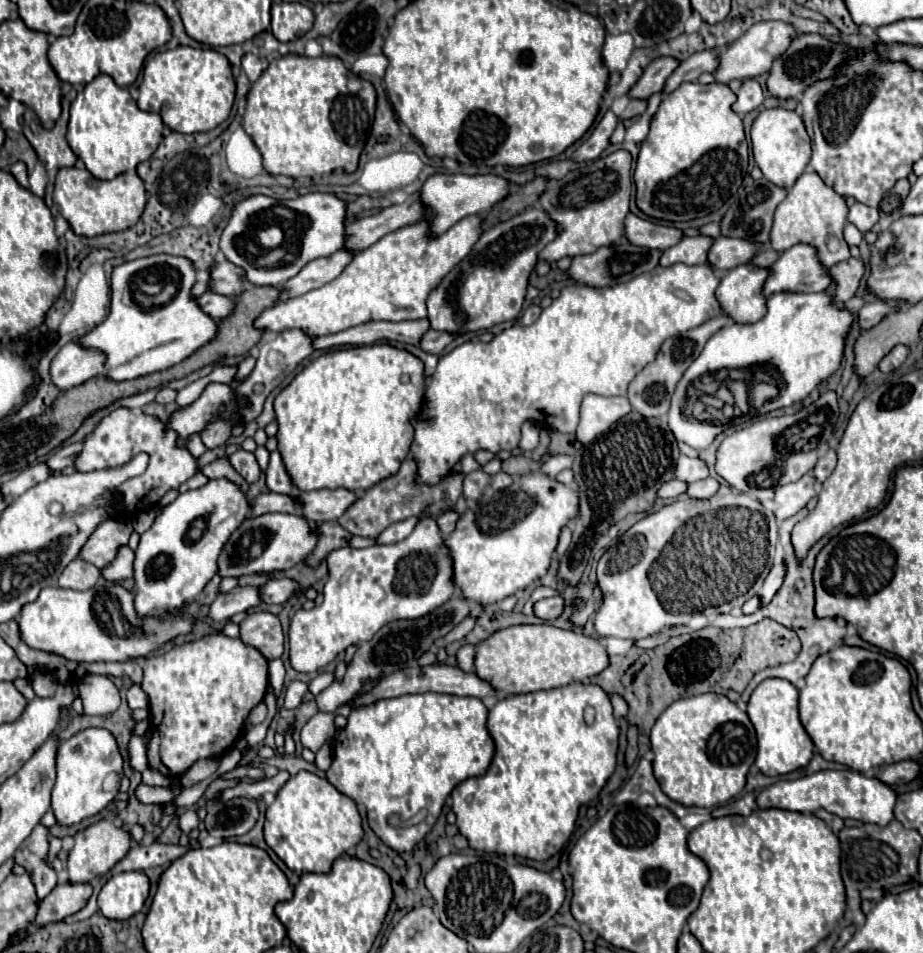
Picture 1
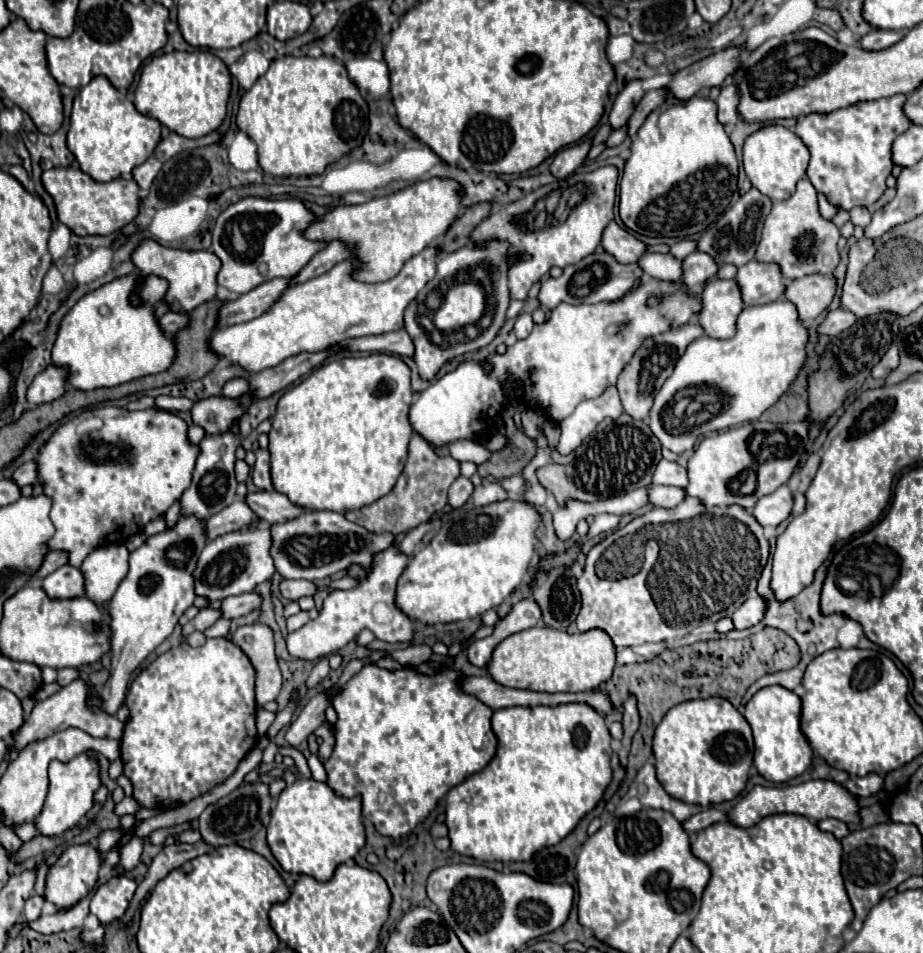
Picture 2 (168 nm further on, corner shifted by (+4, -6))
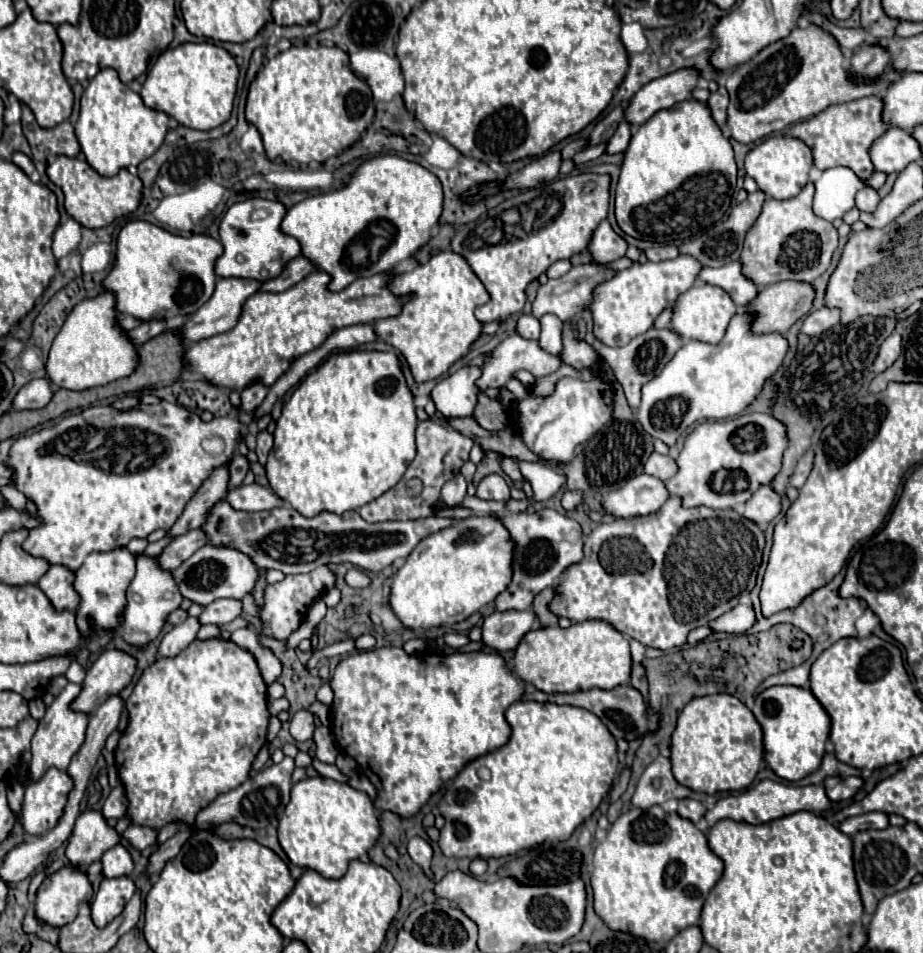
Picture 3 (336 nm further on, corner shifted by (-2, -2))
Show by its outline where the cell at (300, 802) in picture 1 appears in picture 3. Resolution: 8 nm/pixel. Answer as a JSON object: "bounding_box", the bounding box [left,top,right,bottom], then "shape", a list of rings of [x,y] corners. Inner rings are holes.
{"bounding_box":[278,776,380,878],"shape":[[[322,776],[304,778],[292,786],[290,802],[278,824],[278,840],[290,862],[300,868],[316,870],[324,878],[340,878],[346,872],[350,860],[368,860],[368,850],[374,846],[378,834],[380,834],[380,826],[370,796],[366,792],[358,792],[350,788],[348,784]]]}

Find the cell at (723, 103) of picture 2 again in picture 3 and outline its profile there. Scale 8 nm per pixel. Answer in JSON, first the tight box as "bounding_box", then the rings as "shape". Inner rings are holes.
{"bounding_box":[708,86,728,130],"shape":[[[720,86],[716,92],[710,94],[708,98],[708,106],[712,110],[712,116],[716,120],[716,124],[722,128],[722,130],[728,130],[728,122],[726,122],[726,110],[728,110],[728,92],[724,86]]]}

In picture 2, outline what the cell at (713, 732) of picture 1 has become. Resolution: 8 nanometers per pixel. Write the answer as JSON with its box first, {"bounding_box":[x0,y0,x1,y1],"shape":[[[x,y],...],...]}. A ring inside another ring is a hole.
{"bounding_box":[652,698,754,806],"shape":[[[706,698],[674,706],[656,728],[652,748],[664,790],[682,802],[710,806],[734,800],[746,788],[754,740],[746,718],[728,700]]]}

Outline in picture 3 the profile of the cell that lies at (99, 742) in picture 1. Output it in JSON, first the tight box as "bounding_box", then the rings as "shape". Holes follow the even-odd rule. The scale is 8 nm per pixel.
{"bounding_box":[22,768,74,834],"shape":[[[50,768],[38,784],[26,786],[22,806],[22,828],[28,834],[46,834],[52,830],[64,814],[68,792],[74,788],[74,780],[68,772]]]}

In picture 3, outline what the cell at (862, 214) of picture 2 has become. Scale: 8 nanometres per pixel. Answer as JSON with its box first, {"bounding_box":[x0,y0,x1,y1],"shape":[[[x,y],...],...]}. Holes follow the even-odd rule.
{"bounding_box":[856,186,880,212],"shape":[[[870,186],[862,188],[858,192],[858,196],[856,196],[856,208],[862,210],[862,212],[874,212],[878,208],[878,202],[880,202],[878,192],[874,188],[870,188]]]}

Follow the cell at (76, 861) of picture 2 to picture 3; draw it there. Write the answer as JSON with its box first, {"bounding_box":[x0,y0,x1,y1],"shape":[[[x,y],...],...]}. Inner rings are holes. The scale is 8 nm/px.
{"bounding_box":[34,864,92,926],"shape":[[[66,864],[46,876],[34,902],[36,916],[50,926],[64,926],[74,920],[78,910],[92,900],[92,884],[86,870]]]}

